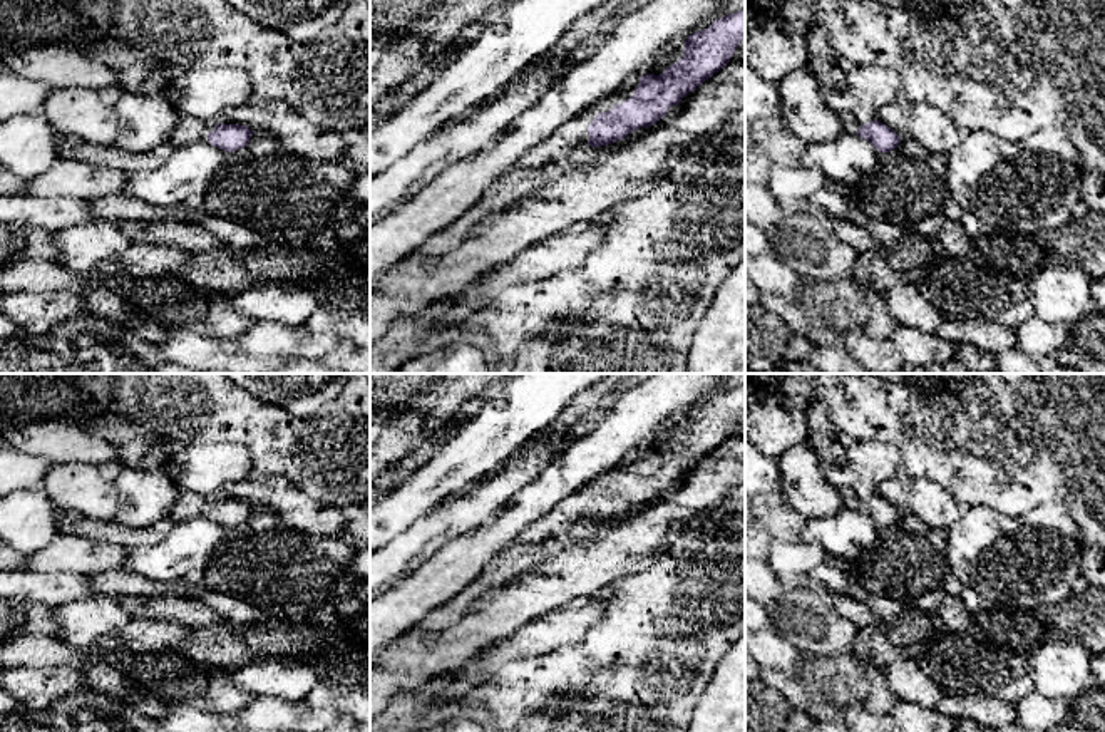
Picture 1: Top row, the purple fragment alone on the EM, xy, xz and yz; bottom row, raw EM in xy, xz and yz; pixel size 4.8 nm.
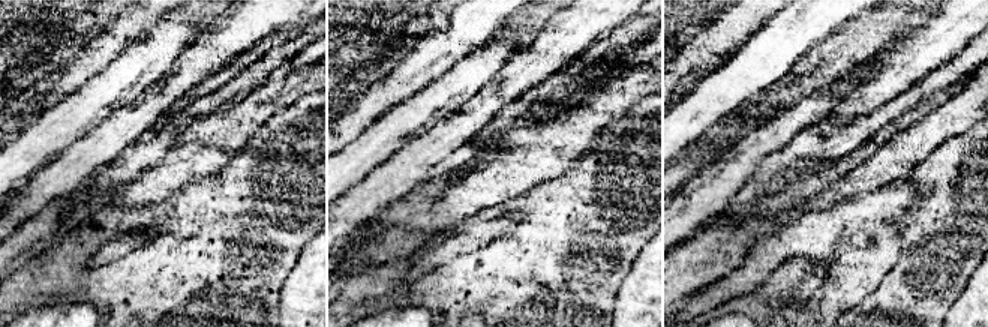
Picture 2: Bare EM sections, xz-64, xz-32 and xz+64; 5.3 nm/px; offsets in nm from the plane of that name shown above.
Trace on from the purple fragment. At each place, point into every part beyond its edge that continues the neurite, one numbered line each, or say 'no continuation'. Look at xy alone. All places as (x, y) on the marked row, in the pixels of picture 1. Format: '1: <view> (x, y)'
1: xy (188, 129)

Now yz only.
1: yz (849, 123)

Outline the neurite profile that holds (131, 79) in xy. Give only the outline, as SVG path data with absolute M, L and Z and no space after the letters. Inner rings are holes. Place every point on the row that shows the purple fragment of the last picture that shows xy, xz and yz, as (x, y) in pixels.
M141 59L121 72L114 92L142 92L147 95L164 94L169 77L152 60Z

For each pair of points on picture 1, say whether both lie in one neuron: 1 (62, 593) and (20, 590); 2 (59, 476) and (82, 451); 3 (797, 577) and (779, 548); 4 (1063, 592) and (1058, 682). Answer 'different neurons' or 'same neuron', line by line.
1: same neuron
2: different neurons
3: same neuron
4: different neurons

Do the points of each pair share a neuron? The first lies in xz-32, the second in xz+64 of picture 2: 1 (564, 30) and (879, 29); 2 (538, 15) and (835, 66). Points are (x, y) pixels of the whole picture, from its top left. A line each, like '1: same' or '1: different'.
1: different
2: same

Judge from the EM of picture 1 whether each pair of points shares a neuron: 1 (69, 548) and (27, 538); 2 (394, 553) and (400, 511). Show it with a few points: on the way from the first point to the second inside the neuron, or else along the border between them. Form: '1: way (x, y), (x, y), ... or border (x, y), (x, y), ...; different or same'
1: border (64, 530), (29, 556); different
2: border (427, 511), (387, 543); different

